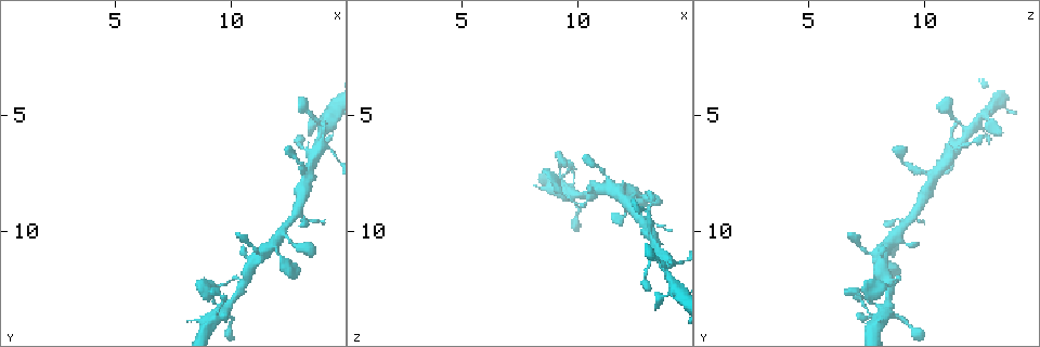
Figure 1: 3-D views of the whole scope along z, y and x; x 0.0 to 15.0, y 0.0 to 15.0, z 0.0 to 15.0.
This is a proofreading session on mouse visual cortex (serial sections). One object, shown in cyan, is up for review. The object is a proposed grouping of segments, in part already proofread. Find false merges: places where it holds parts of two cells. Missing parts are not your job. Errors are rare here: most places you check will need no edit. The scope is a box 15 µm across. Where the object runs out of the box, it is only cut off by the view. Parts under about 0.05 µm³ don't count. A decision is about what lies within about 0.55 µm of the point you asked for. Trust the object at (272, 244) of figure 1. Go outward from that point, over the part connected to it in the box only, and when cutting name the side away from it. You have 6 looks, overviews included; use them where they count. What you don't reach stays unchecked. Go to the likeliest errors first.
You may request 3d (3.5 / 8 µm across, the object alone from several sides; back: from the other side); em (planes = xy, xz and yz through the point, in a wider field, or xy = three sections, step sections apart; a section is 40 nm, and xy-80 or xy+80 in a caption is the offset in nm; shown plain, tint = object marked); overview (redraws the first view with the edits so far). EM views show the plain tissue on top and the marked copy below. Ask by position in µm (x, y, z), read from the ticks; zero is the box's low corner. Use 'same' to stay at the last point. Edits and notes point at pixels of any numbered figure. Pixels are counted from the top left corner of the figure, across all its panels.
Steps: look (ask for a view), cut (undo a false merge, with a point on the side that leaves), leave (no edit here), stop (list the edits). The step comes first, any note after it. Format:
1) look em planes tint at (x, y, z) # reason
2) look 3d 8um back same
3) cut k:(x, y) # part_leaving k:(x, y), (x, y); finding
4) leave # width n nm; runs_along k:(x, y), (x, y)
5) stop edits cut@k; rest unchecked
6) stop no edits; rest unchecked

look 3d 3.5um at (13.8, 6.2, 11.5) # arms part here

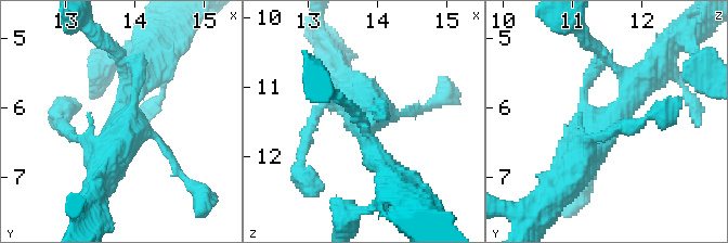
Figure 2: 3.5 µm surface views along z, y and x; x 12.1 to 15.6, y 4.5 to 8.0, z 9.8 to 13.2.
look em planes tint at (13.75, 6.25, 11.55)

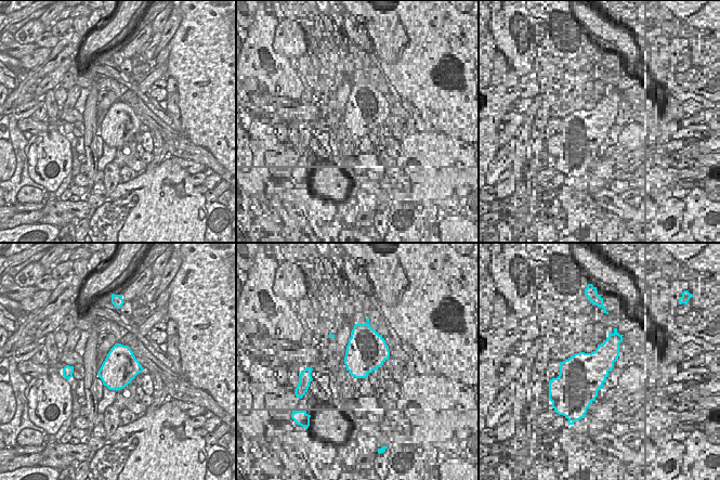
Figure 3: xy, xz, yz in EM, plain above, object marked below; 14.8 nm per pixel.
leave # runs_along 2:(556, 195), (642, 82); continuous, no second cell

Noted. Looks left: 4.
look 3d 3.5um at (10.5, 12.2, 8.4) # side arm on a straight run

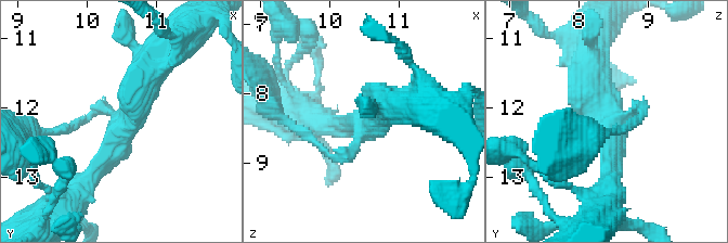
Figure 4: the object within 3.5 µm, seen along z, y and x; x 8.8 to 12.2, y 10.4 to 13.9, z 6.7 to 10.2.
look em xy step 5 tint at (10.50, 12.25, 8.45) # arms 3; arm_widths 150, 250, 500 nm; now the EM

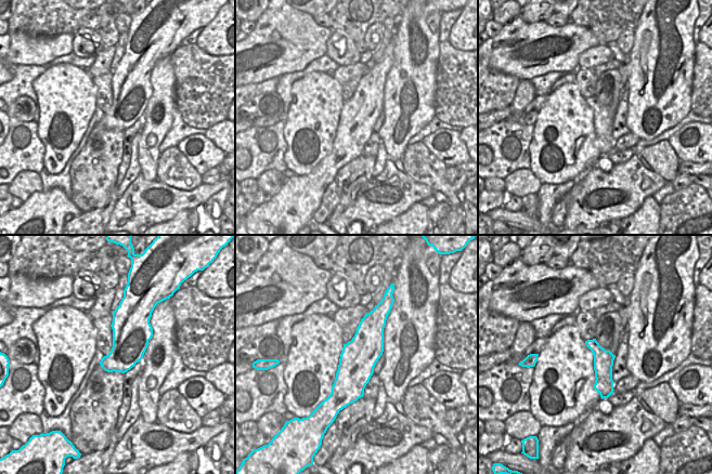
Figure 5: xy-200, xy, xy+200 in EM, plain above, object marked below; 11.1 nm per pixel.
leave # runs_along 5:(374, 313), (346, 402); all the same cell

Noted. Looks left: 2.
look 3d 3.5um at (9.5, 13.4, 7.4) # abrupt turn

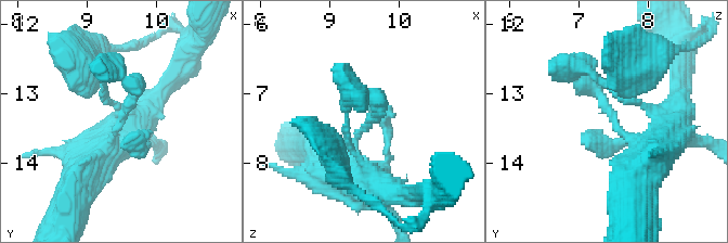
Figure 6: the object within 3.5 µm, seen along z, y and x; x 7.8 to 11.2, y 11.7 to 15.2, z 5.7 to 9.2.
look em xy step 2 tint at (9.50, 13.35, 7.50) # arm_widths 200, 500 nm

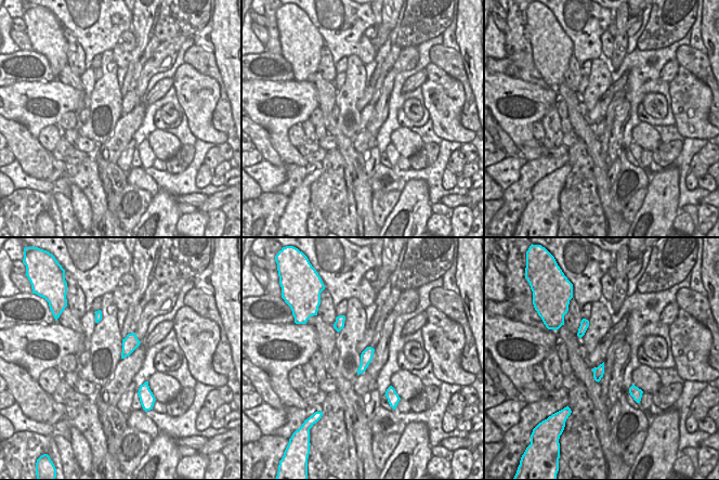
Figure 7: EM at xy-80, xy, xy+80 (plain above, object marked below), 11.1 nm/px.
leave # runs_along 6:(666, 136), (627, 136), (577, 68); one cell here

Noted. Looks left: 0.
stop no edits; rest unchecked

